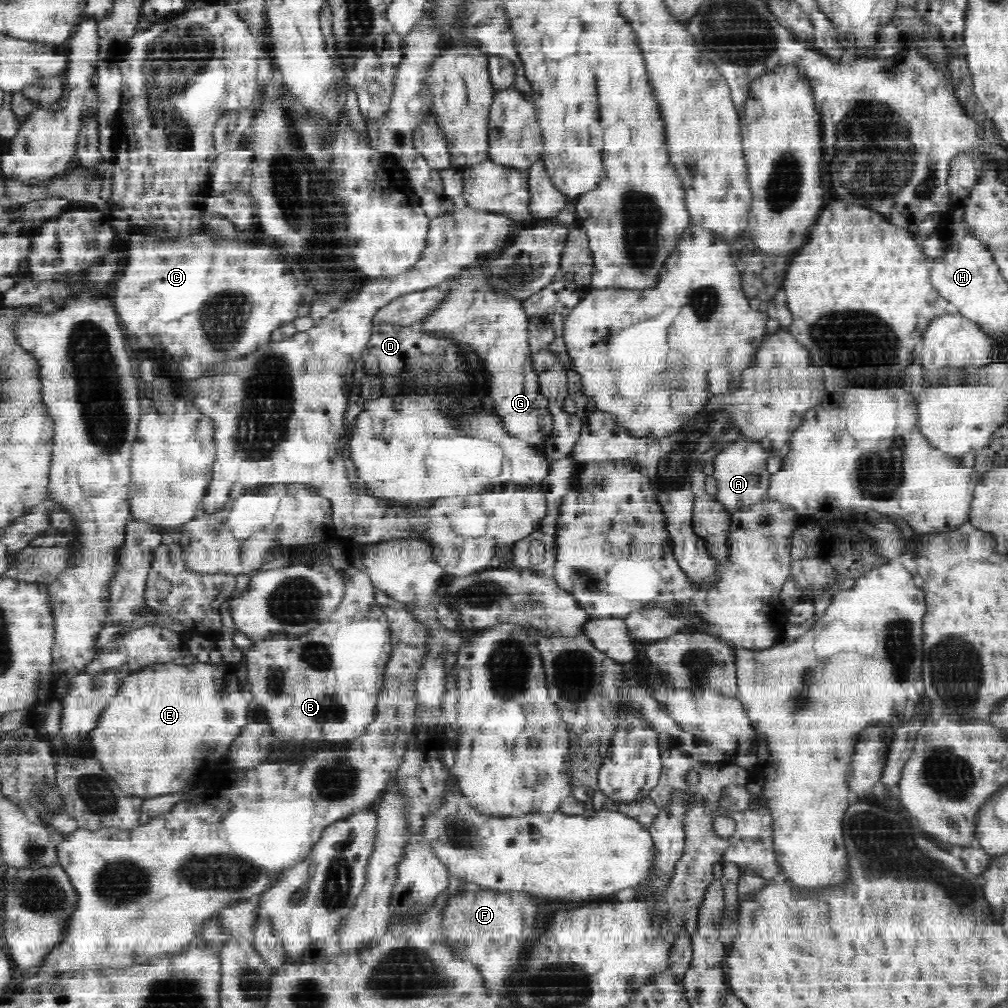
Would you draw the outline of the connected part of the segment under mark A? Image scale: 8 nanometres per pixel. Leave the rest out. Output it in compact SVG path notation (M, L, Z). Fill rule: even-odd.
M746 438L730 443L715 456L713 476L717 480L718 489L715 498L726 507L728 512L733 514L766 500L771 479L771 474L766 469L768 457L769 454L766 454L766 450L758 443L750 442Z

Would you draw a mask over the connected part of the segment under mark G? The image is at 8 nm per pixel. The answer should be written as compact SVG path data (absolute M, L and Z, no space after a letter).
M468 268L438 312L422 321L418 328L474 348L490 374L489 393L508 434L533 446L544 444L551 437L553 414L549 400L541 393L537 370L534 370L529 322L522 303L512 297L492 294L486 290L484 280L474 276L474 268Z

